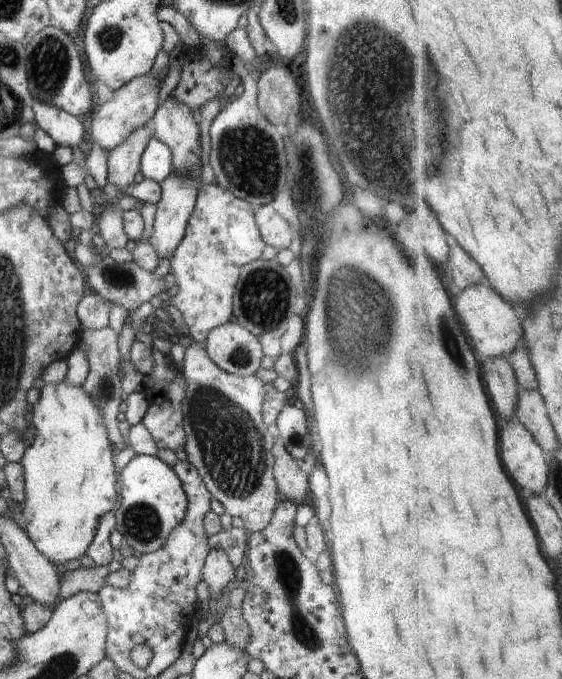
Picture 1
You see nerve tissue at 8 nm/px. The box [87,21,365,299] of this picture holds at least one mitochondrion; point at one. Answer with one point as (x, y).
(247, 156)

